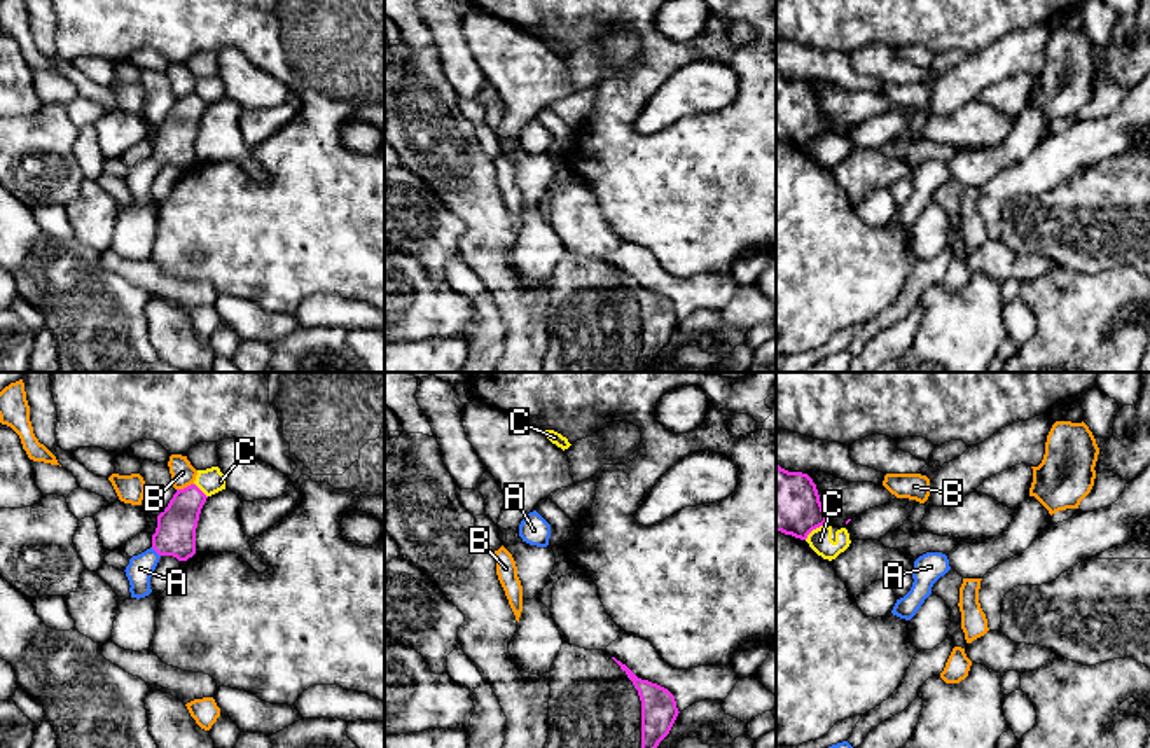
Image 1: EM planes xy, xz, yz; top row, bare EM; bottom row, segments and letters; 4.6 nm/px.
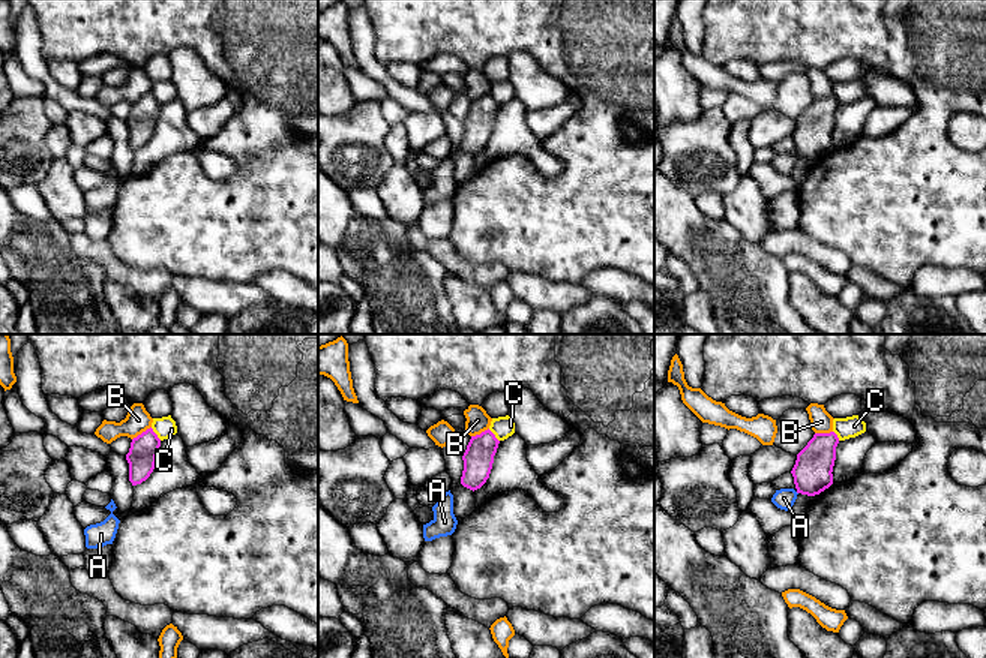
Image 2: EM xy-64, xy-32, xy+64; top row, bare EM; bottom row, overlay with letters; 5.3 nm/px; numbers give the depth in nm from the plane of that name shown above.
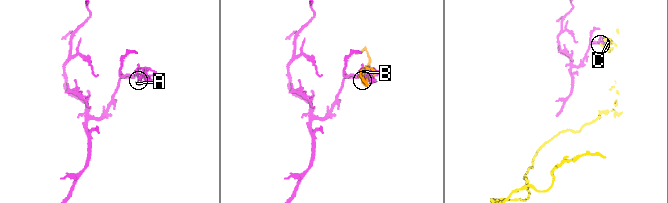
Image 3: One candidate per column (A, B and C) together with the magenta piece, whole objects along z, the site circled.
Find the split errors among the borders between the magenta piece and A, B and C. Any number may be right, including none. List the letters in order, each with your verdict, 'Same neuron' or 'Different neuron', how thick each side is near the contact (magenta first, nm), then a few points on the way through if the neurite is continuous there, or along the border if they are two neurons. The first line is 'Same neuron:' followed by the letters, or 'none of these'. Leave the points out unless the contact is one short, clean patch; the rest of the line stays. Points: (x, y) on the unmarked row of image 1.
Same neuron: A
A: Same neuron. Thickness 190 nm (magenta) against 120 nm. Path across: xy (175, 144), (156, 159), (140, 177)
B: Different neuron. Thickness 190 nm (magenta) against 110 nm
C: Different neuron. Thickness 280 nm (magenta) against 110 nm

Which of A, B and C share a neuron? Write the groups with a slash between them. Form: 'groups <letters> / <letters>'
groups A / B / C

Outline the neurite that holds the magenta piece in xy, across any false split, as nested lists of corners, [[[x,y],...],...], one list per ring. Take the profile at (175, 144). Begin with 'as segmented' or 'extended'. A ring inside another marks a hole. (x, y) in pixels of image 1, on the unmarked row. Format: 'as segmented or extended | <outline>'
extended | [[[196,93],[177,98],[168,115],[157,124],[152,156],[133,164],[124,178],[131,206],[140,208],[152,201],[150,185],[161,164],[187,170],[196,163],[196,136],[206,107]]]

